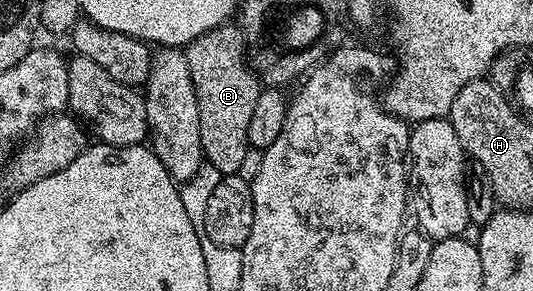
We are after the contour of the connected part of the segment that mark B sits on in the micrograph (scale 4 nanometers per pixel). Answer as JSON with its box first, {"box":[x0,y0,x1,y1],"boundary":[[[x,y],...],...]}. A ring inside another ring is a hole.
{"box":[184,24,263,175],"boundary":[[[237,24],[217,26],[184,47],[187,68],[191,68],[191,80],[195,84],[195,100],[199,104],[201,153],[204,161],[214,165],[221,175],[238,173],[245,157],[251,153],[251,112],[255,112],[263,86],[251,66],[245,63],[245,49],[245,32]]]}

